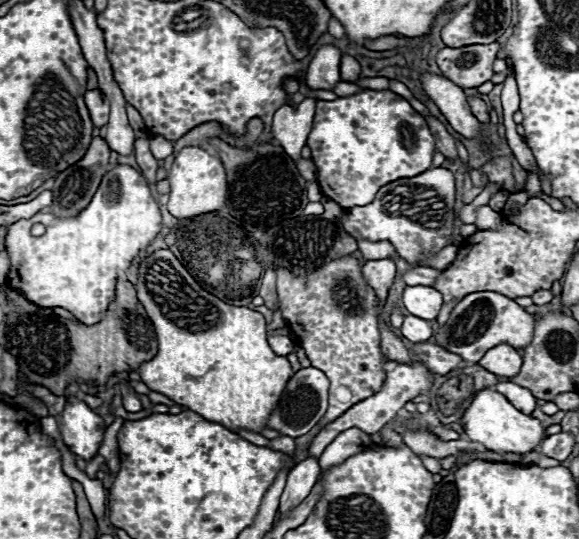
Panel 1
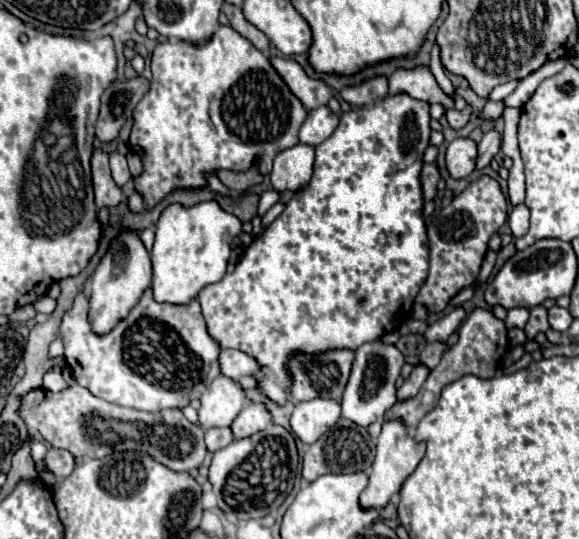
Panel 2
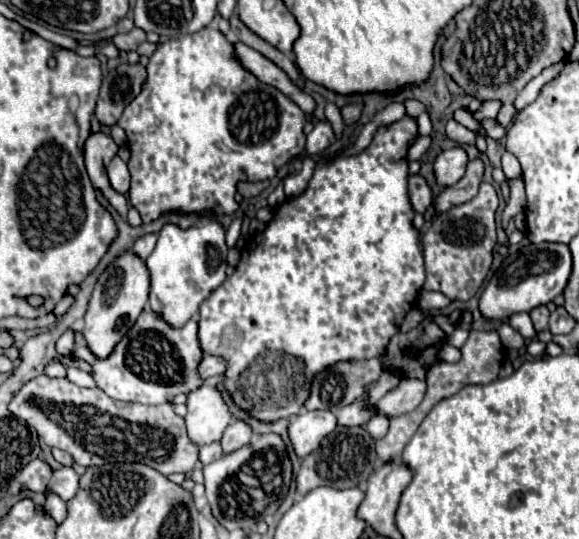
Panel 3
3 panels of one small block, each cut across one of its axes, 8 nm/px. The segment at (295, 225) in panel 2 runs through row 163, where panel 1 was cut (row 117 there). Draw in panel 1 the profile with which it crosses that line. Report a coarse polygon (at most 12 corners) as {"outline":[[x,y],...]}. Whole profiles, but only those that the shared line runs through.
{"outline":[[390,90],[318,100],[322,194],[370,204],[432,168],[434,136]]}

